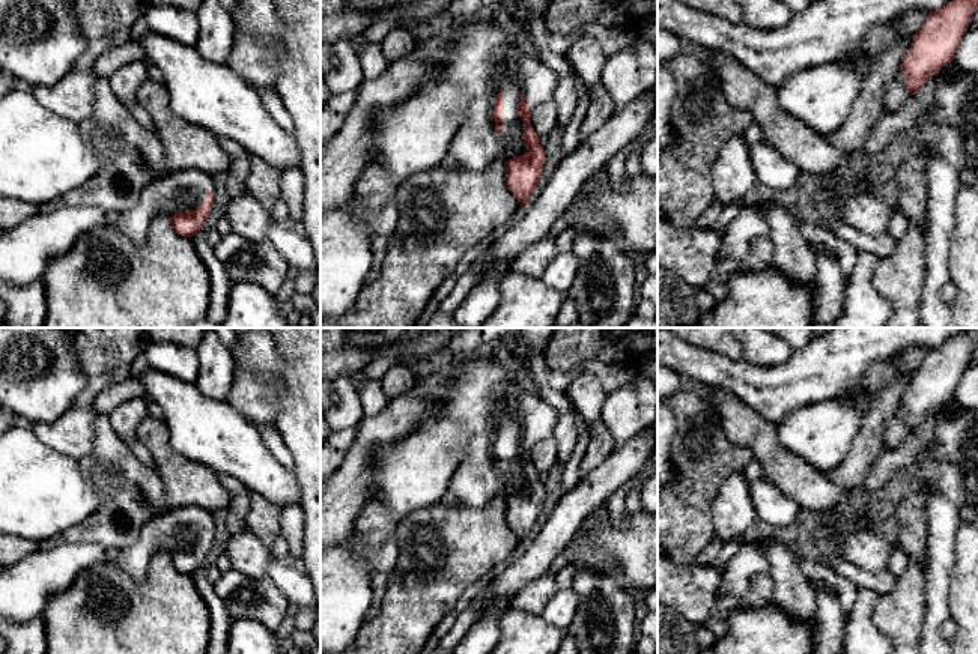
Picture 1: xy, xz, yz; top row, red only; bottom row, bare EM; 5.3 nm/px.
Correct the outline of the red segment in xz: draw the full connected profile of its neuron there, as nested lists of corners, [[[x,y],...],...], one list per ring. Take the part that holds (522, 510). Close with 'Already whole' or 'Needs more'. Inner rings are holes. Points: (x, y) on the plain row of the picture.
[[[483,356],[462,362],[447,376],[441,403],[424,413],[418,430],[442,421],[462,422],[471,433],[468,451],[450,478],[448,493],[468,508],[480,508],[481,501],[503,496],[507,523],[524,543],[536,529],[546,498],[531,451],[537,442],[552,436],[558,410],[537,394],[525,370]]]. Needs more

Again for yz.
[[[966,328],[946,343],[930,349],[900,401],[909,431],[915,431],[931,412],[954,397],[976,346],[978,328]]]. Already whole

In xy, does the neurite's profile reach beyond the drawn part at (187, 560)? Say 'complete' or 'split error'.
split error

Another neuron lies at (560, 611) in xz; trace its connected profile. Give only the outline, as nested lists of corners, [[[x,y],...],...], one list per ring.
[[[558,589],[542,612],[542,618],[555,627],[567,630],[572,625],[579,597],[573,589]]]

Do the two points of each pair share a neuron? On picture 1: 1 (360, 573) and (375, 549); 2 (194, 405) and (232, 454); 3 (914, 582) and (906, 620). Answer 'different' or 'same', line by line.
1: different
2: same
3: same

